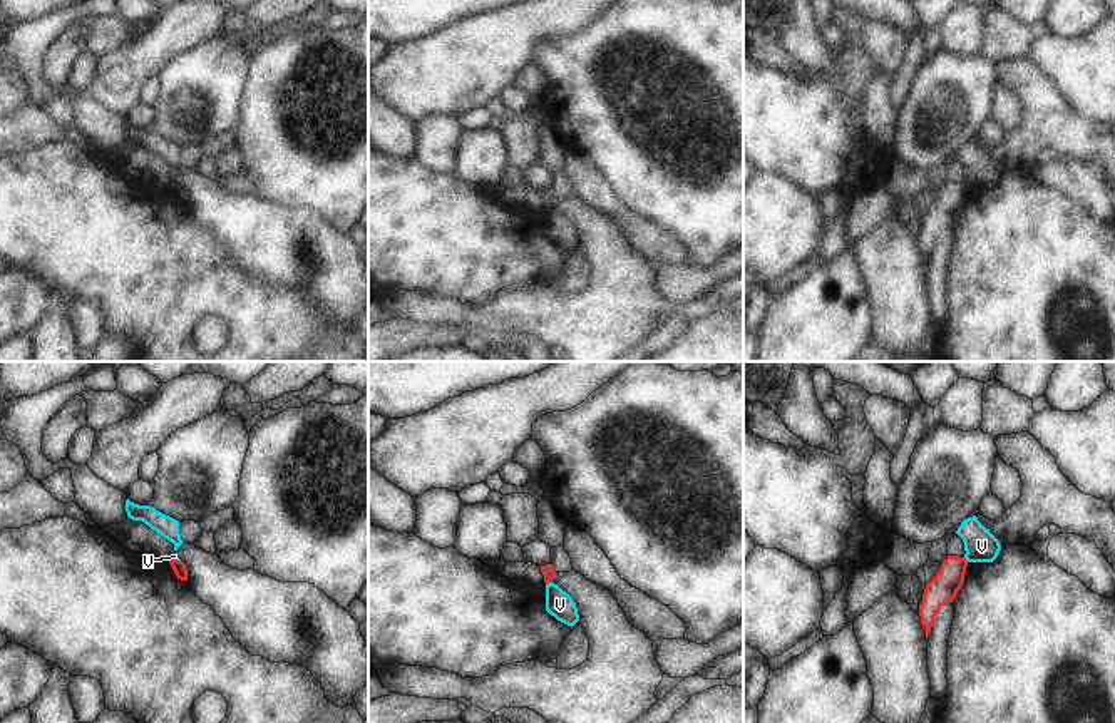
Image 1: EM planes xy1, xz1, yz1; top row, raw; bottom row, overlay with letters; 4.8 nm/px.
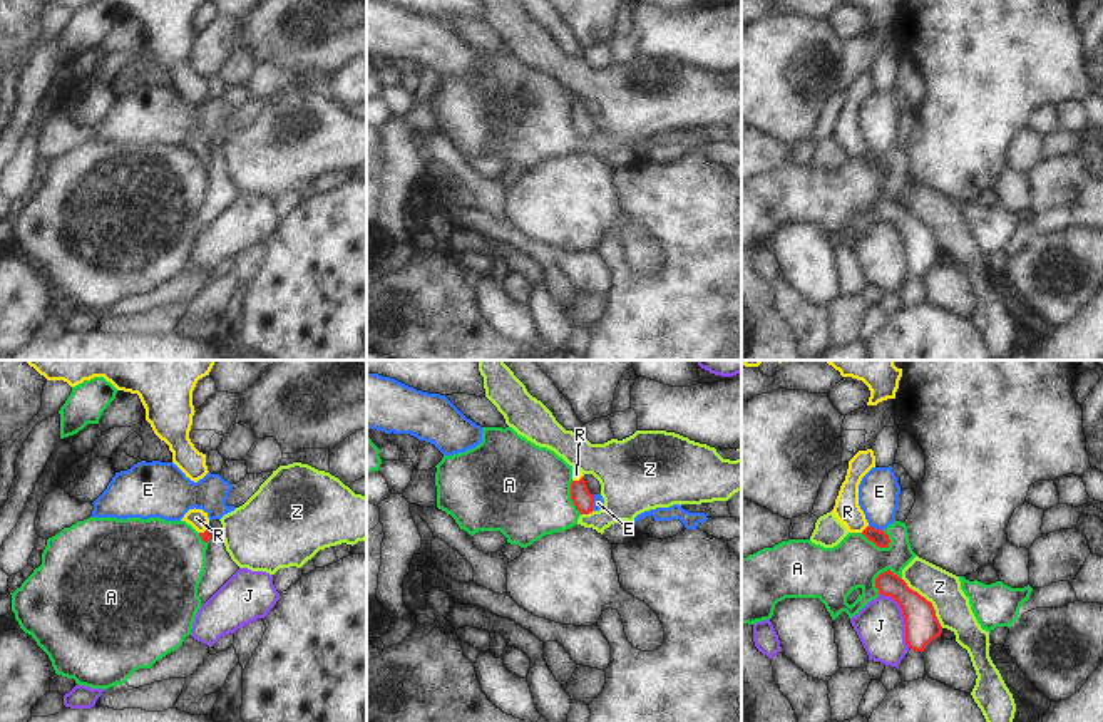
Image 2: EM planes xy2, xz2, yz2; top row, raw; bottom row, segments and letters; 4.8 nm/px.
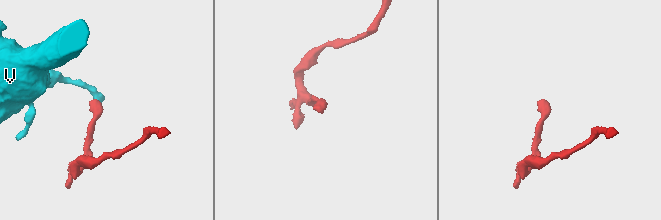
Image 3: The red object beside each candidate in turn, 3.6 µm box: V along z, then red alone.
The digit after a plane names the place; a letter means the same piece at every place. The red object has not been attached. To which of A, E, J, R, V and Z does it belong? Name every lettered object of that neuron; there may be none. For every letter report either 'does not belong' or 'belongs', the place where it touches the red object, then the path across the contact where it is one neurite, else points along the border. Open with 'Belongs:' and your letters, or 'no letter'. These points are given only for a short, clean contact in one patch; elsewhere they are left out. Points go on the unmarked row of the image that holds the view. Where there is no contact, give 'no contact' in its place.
Belongs: R
A: does not belong; meets red in yz2 at (876, 170)
E: does not belong; meets red in yz2 at (874, 153); border along yz2 (869, 149), (882, 156)
J: does not belong; meets red in yz2 at (902, 240)
R: belongs; meets red in yz2 at (866, 153); runs through yz2 (879, 163), (866, 153), (847, 136)
V: does not belong; meets red in xz1 at (548, 208); border along xz1 (551, 206), (546, 210)
Z: does not belong; meets red in yz2 at (926, 225)

